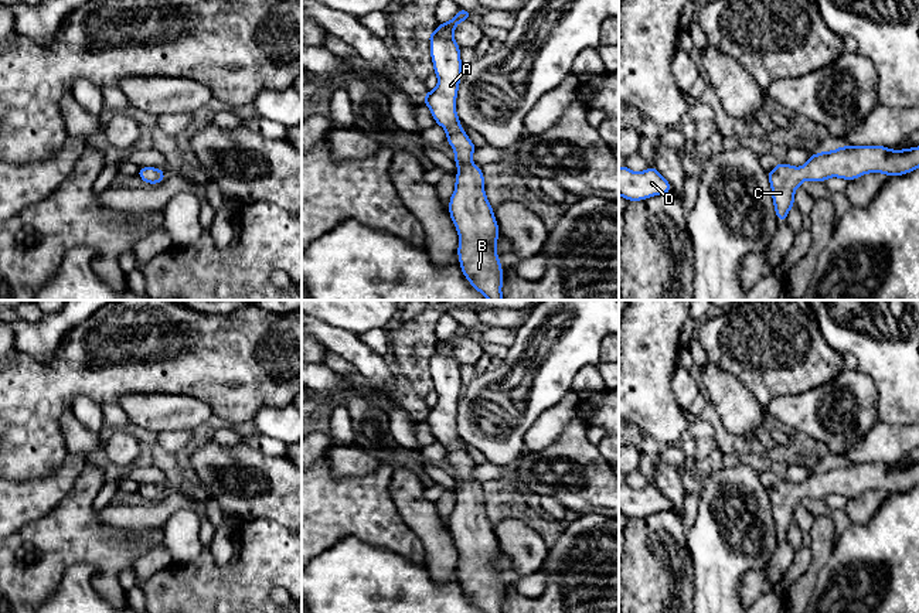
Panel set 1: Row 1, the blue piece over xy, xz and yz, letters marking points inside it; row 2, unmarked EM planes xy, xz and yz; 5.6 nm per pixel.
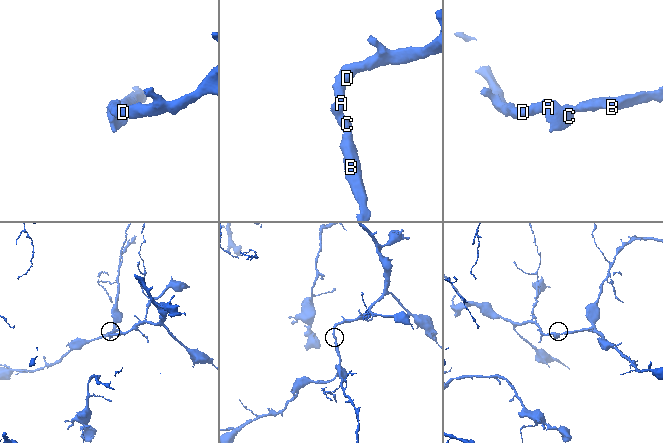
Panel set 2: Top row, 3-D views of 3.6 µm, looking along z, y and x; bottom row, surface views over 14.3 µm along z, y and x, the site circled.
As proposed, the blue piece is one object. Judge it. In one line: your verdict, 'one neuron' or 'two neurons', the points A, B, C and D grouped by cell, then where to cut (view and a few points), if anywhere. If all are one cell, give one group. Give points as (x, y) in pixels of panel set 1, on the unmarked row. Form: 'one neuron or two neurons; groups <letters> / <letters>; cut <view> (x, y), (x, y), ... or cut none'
one neuron; groups A B C D; cut none

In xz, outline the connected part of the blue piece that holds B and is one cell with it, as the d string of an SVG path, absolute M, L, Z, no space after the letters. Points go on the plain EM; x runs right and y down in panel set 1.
M472 328L457 331L428 351L430 375L438 403L422 415L436 442L446 447L446 457L455 469L459 490L449 517L449 532L459 551L457 573L462 590L483 613L503 613L503 583L496 571L498 541L484 508L480 483L472 479L476 463L460 443L456 415L462 396L460 364L455 358L455 344L470 336Z

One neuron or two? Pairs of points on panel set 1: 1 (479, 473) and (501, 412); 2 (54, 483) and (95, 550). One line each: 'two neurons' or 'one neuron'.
1: two neurons
2: two neurons

